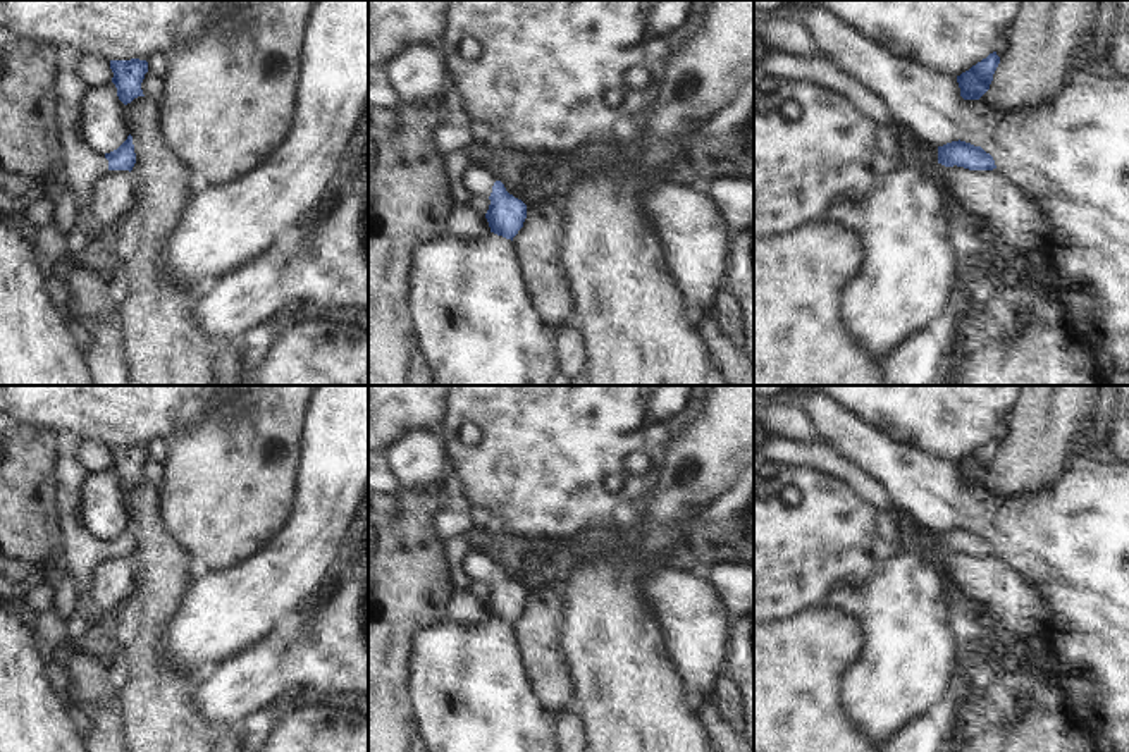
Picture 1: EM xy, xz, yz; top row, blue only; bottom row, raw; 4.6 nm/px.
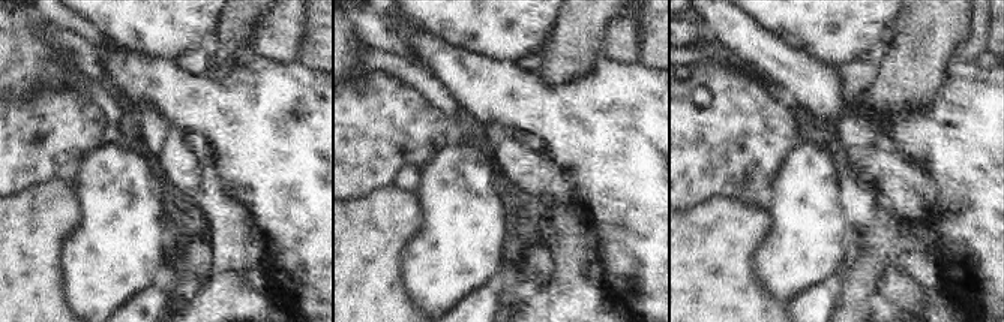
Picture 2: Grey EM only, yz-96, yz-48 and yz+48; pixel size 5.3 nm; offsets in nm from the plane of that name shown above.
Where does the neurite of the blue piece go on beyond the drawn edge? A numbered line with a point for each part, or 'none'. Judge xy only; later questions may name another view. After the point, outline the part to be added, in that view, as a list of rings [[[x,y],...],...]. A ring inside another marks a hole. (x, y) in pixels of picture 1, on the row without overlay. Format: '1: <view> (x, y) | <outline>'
1: xy (81, 551) | [[[76,439],[55,461],[55,497],[62,527],[62,558],[77,580],[77,602],[81,606],[93,606],[88,587],[93,578],[93,568],[108,556],[108,546],[105,540],[96,539],[77,515],[79,489],[88,470],[76,458],[74,442]]]

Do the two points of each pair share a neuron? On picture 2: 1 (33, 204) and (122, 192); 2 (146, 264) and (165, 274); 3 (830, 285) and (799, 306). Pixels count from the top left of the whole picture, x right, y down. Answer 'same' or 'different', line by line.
1: different
2: different
3: same

